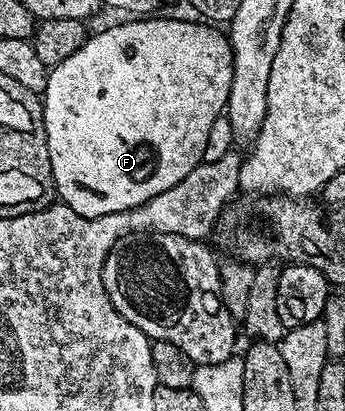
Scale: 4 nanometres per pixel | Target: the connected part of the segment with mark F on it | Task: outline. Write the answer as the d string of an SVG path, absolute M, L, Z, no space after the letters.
M136 16L131 20L120 20L124 22L102 31L101 34L93 33L72 56L68 56L66 60L62 60L60 64L48 71L48 83L44 89L42 101L46 140L50 152L50 168L54 176L56 193L63 205L87 218L129 210L158 196L158 192L166 192L166 188L174 188L174 184L178 184L182 176L186 176L195 166L200 165L206 148L206 136L210 136L210 128L214 120L218 120L225 113L232 83L232 45L228 42L227 33L215 25L205 24L200 20L183 22L180 18L160 17Z

